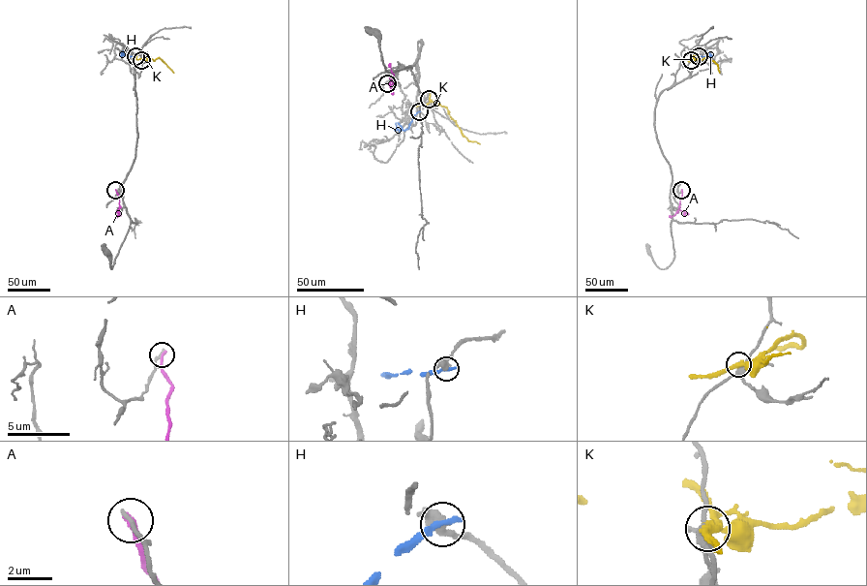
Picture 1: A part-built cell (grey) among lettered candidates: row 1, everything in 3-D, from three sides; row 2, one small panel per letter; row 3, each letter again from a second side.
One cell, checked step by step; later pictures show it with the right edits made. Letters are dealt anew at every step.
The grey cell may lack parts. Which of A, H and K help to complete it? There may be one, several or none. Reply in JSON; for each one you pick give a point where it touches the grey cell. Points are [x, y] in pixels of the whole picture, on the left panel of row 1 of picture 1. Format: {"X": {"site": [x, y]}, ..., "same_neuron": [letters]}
{"same_neuron": []}

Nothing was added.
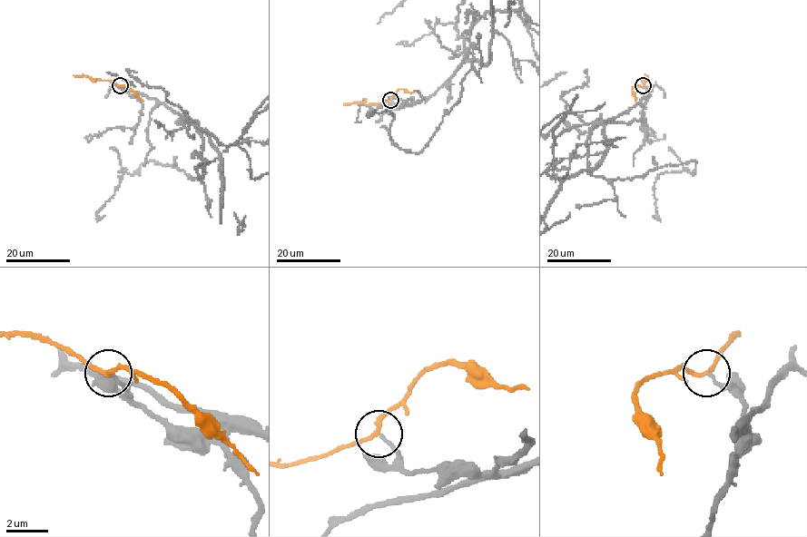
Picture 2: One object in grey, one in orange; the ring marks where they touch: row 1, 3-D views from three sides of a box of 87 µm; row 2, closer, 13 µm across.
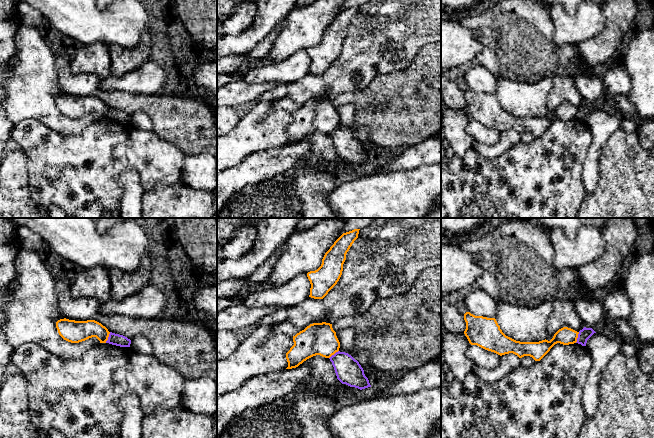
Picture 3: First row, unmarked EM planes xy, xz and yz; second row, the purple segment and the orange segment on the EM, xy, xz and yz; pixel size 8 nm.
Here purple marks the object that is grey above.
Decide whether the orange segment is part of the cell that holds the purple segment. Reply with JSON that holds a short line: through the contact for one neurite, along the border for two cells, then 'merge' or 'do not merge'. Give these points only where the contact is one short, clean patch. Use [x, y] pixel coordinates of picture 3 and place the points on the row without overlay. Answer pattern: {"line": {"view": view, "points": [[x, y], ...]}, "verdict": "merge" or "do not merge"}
{"line": {"view": "xy", "points": [[110, 108], [105, 118]]}, "verdict": "do not merge"}

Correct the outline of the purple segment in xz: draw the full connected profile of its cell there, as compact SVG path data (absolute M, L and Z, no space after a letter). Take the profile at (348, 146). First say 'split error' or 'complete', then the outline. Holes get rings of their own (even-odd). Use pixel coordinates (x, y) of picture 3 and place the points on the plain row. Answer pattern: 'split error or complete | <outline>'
complete | M336 128L330 134L337 155L350 163L360 166L371 163L364 146L357 136L345 128Z

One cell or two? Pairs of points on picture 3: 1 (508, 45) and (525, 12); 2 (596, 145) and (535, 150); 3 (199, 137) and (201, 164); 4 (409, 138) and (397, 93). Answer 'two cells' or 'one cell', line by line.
1: one cell
2: two cells
3: two cells
4: one cell

